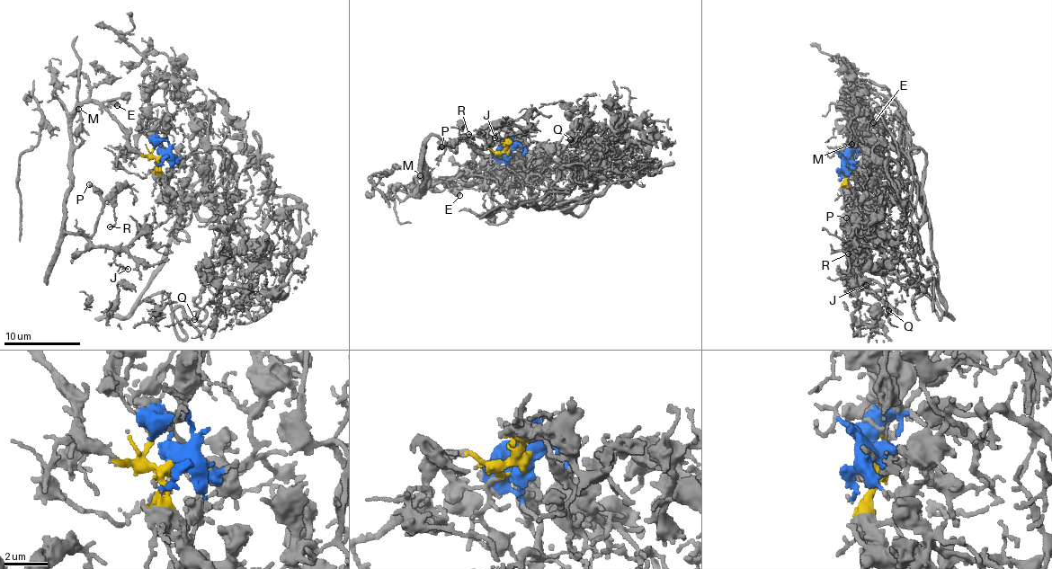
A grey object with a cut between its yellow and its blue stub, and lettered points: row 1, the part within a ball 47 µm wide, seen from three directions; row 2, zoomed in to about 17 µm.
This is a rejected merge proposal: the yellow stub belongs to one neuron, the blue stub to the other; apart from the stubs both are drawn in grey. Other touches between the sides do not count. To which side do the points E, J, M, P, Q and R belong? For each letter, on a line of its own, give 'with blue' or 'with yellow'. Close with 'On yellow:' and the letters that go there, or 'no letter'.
E: with yellow
J: with yellow
M: with yellow
P: with yellow
Q: with blue
R: with yellow
On yellow: E, J, M, P, R

